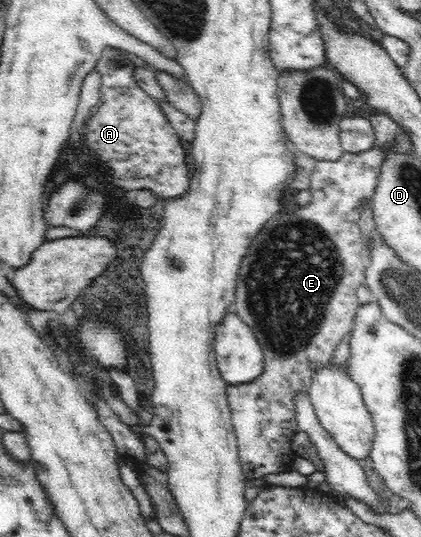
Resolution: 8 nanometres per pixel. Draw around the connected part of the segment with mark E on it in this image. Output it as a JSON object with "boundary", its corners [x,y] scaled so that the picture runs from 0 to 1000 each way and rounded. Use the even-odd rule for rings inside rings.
{"boundary":[[[881,279],[874,283],[822,283],[810,285],[808,296],[798,298],[770,298],[751,300],[746,322],[736,328],[736,359],[741,369],[734,380],[703,389],[703,393],[682,399],[656,400],[653,406],[632,413],[632,419],[615,428],[613,438],[599,443],[594,460],[565,505],[561,520],[561,534],[553,557],[553,570],[561,587],[570,588],[570,594],[587,601],[596,615],[603,618],[608,629],[622,644],[627,655],[627,695],[618,702],[594,709],[594,713],[570,713],[561,717],[544,715],[537,721],[534,747],[542,749],[544,769],[551,771],[551,791],[556,814],[561,814],[561,836],[565,836],[565,849],[570,849],[570,873],[584,883],[587,894],[603,894],[627,890],[637,881],[670,881],[689,873],[696,860],[698,844],[694,836],[686,836],[684,821],[689,821],[689,810],[703,806],[710,799],[708,786],[703,784],[703,756],[694,754],[694,736],[698,730],[722,728],[732,730],[736,724],[736,713],[741,713],[741,682],[736,680],[774,680],[784,676],[784,665],[789,665],[793,650],[803,642],[803,635],[812,628],[827,628],[834,620],[836,605],[846,590],[846,575],[855,572],[855,562],[846,551],[846,542],[855,531],[867,531],[865,520],[869,520],[869,497],[874,493],[872,466],[865,458],[865,449],[857,438],[850,412],[855,412],[855,397],[865,393],[865,378],[879,376],[884,371],[886,350],[893,348],[895,330],[895,307],[898,300],[912,296],[914,281]],[[765,663],[777,663],[779,672],[770,672]]]}

